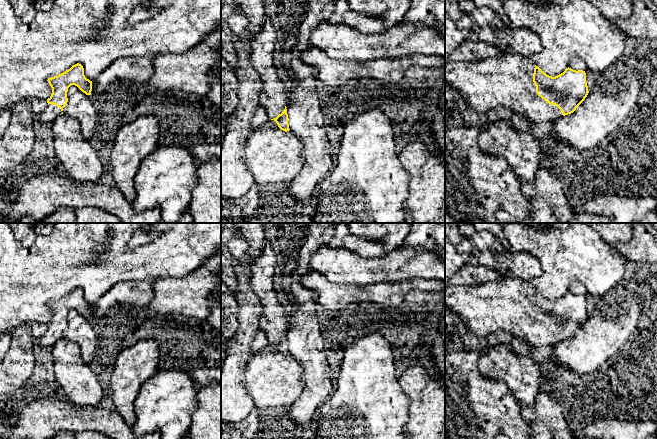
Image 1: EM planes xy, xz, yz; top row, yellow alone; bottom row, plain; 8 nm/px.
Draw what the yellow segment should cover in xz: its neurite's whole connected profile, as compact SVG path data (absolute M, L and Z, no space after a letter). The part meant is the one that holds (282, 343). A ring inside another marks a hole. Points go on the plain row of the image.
M266 241L263 251L251 264L251 276L249 278L249 284L255 294L258 296L263 309L263 312L260 316L260 329L266 333L269 342L274 344L281 354L287 356L290 354L286 333L286 328L288 325L288 309L280 303L278 295L274 289L274 274L278 260L279 256L273 251L271 244Z

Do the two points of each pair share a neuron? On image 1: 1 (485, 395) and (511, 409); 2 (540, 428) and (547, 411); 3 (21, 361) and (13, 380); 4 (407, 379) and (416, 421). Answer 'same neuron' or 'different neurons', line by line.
1: same neuron
2: different neurons
3: same neuron
4: same neuron

